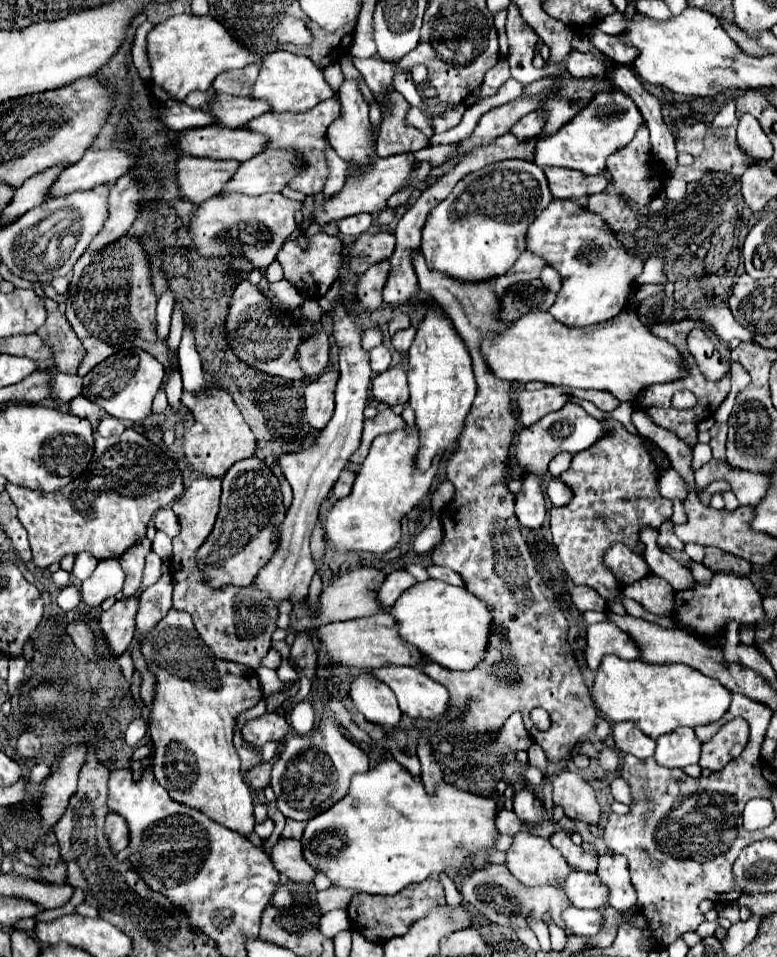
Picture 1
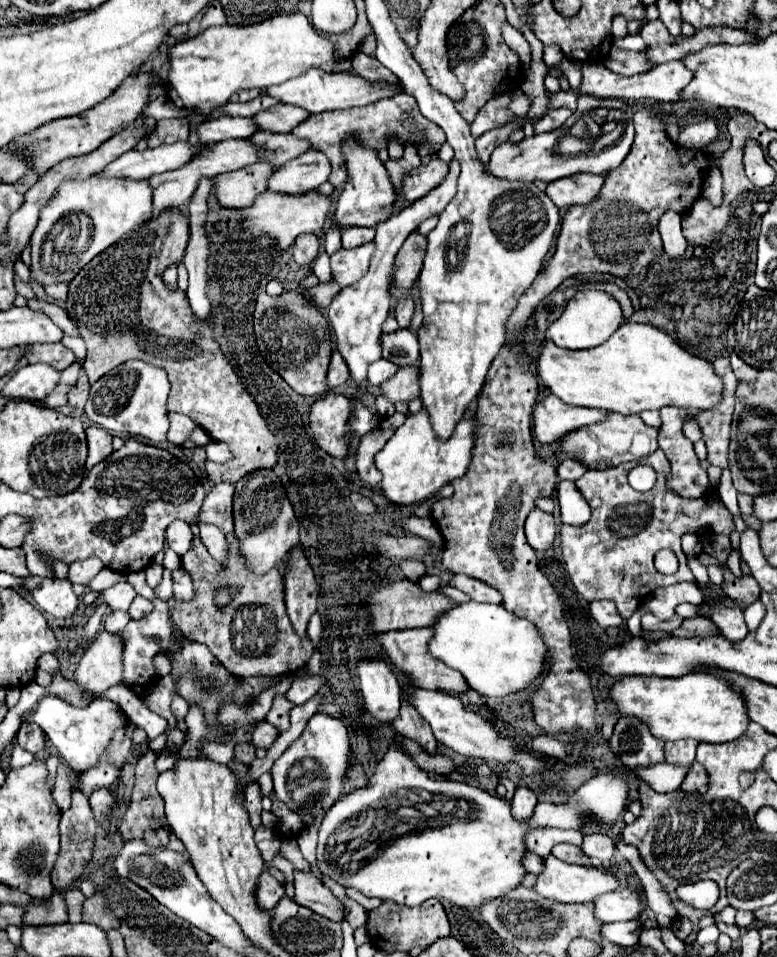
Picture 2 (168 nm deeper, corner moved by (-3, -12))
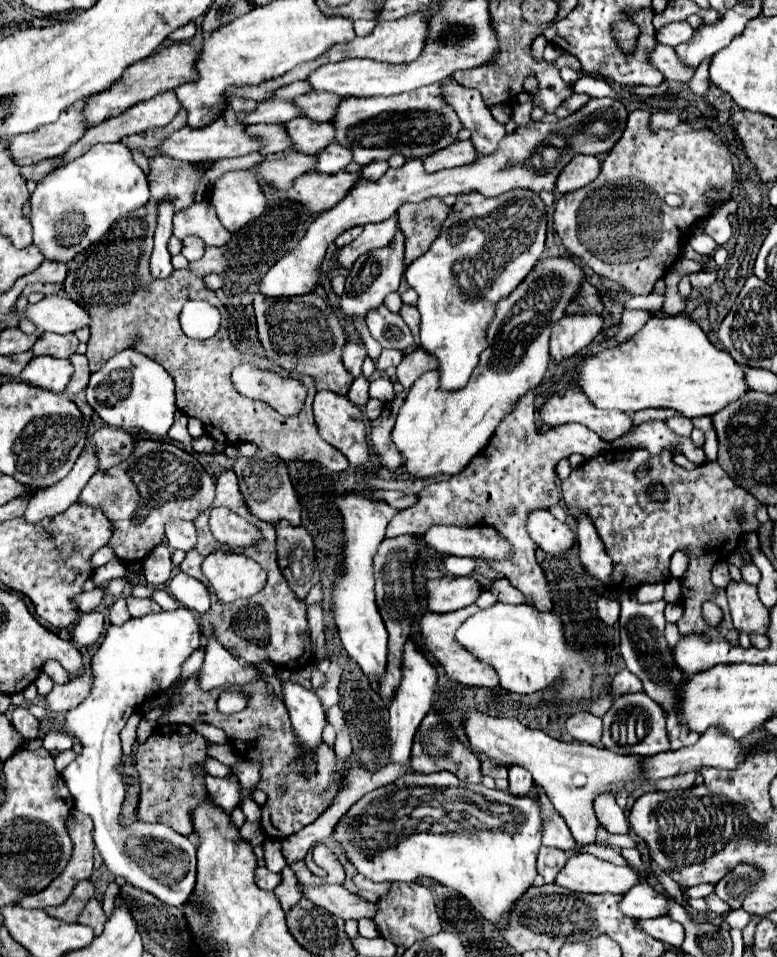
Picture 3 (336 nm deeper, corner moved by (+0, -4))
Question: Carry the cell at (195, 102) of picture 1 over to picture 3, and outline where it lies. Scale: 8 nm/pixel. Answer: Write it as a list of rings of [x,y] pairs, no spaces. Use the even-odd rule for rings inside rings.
[[[292,82],[288,86],[282,86],[282,90],[278,90],[272,98],[288,98],[288,100],[292,100],[292,98],[296,98],[300,94],[302,96],[308,94],[308,90],[312,90],[312,86],[308,82]]]

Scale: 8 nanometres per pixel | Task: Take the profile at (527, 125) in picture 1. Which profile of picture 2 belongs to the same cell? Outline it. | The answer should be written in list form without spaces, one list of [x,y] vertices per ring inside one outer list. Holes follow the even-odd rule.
[[[559,108],[559,110],[549,112],[547,116],[543,116],[543,118],[535,124],[535,134],[553,132],[553,130],[561,128],[569,116],[571,116],[571,110],[567,110],[567,108]]]

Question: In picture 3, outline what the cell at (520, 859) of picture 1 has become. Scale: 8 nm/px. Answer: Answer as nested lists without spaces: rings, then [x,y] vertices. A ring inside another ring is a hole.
[[[570,854],[568,864],[556,878],[556,884],[568,890],[590,894],[624,894],[638,882],[640,876],[634,868],[616,866],[592,854]]]

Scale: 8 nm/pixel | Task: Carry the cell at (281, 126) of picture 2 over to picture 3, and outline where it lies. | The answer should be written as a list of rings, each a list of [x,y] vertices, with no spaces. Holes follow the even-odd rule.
[[[308,92],[306,96],[298,96],[294,102],[304,110],[304,116],[318,122],[328,122],[332,112],[336,112],[336,104],[340,104],[340,100],[342,96],[332,96],[330,92]]]

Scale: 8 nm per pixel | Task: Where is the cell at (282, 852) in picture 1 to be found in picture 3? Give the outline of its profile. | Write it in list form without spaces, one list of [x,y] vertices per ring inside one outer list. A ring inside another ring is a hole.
[[[336,884],[306,886],[304,896],[308,900],[312,900],[316,906],[320,906],[344,920],[348,920],[348,918],[360,920],[360,918],[376,916],[376,904],[370,904],[368,900],[348,892],[344,886],[336,886]]]

